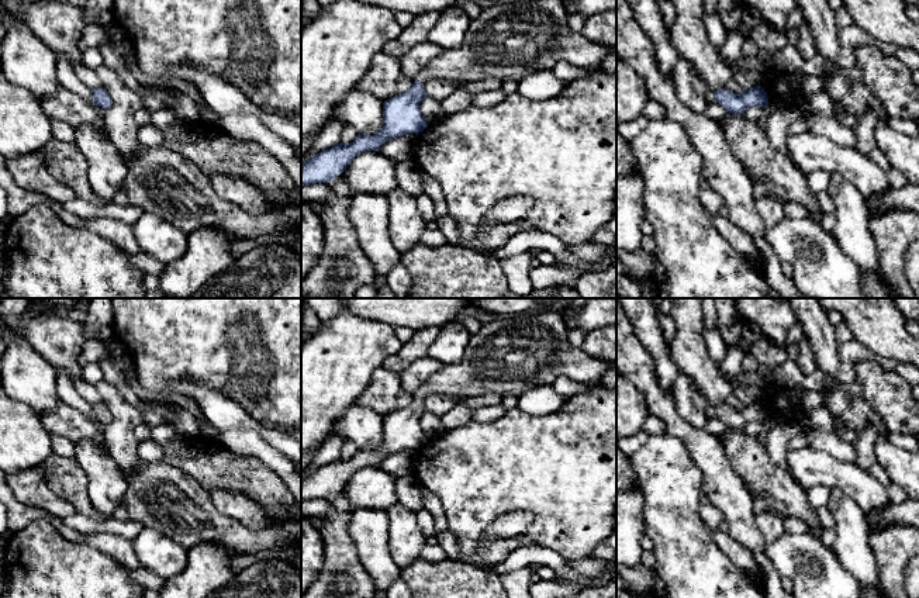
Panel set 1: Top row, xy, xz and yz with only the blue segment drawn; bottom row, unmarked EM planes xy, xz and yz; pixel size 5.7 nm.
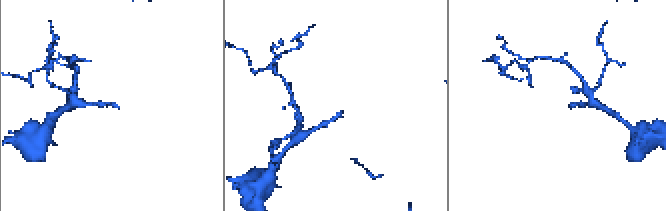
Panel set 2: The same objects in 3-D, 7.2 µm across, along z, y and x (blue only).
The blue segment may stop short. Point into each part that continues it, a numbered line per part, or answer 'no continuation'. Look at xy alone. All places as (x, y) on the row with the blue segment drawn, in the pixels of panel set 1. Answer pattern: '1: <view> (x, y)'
no continuation

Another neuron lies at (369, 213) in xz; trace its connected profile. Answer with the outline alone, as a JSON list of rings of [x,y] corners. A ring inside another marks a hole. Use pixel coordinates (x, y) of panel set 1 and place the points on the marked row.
[[[355,194],[349,218],[366,257],[376,274],[386,276],[400,263],[400,252],[390,239],[390,205],[386,196]]]

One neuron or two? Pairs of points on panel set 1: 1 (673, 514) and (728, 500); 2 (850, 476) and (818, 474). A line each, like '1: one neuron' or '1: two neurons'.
1: two neurons
2: one neuron

